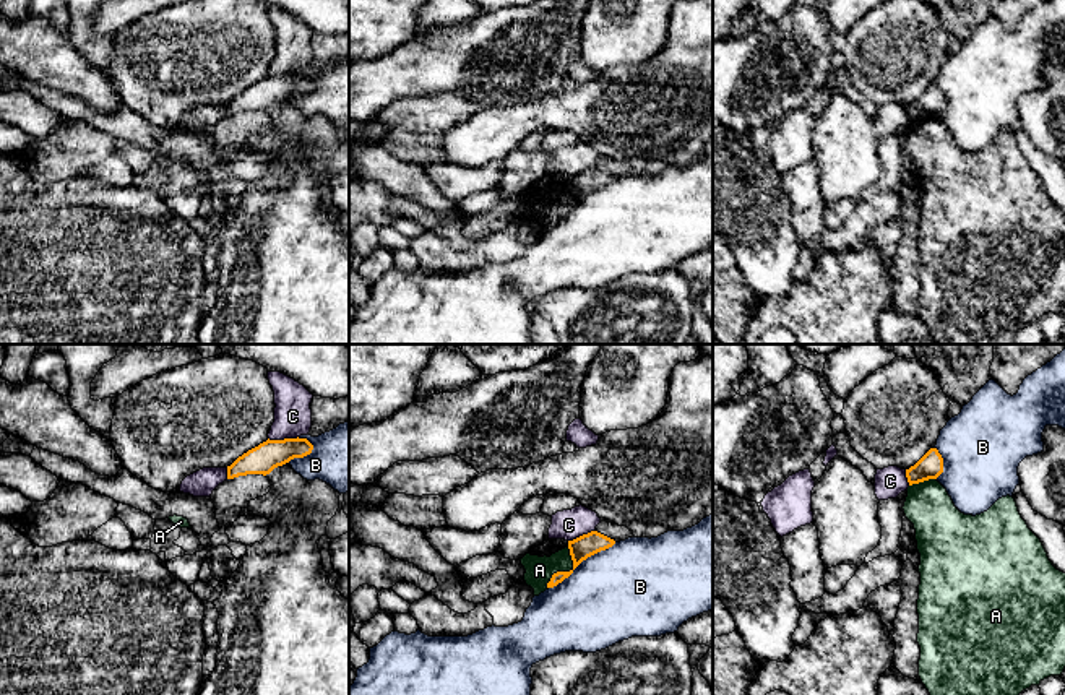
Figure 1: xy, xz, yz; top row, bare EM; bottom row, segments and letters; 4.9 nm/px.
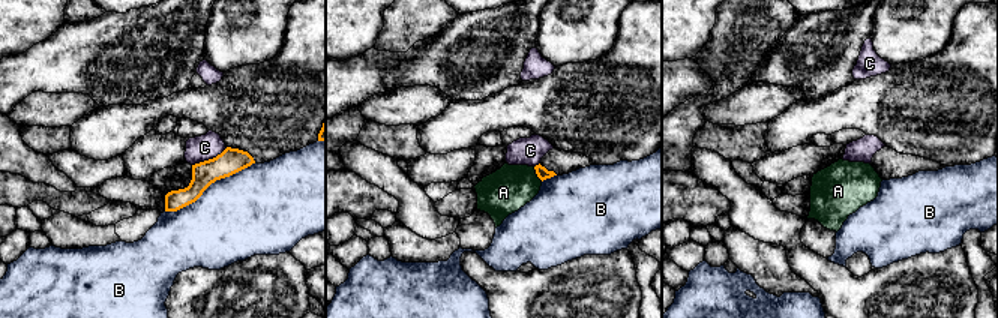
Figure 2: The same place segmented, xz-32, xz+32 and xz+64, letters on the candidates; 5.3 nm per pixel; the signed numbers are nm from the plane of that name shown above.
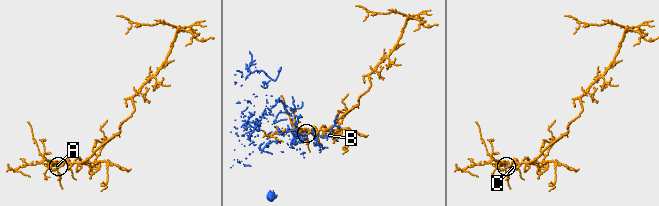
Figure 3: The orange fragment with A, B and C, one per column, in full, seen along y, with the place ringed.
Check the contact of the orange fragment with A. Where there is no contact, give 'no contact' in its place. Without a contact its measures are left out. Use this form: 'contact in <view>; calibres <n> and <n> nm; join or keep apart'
contact in xz; calibres 120 and 140 nm; keep apart

